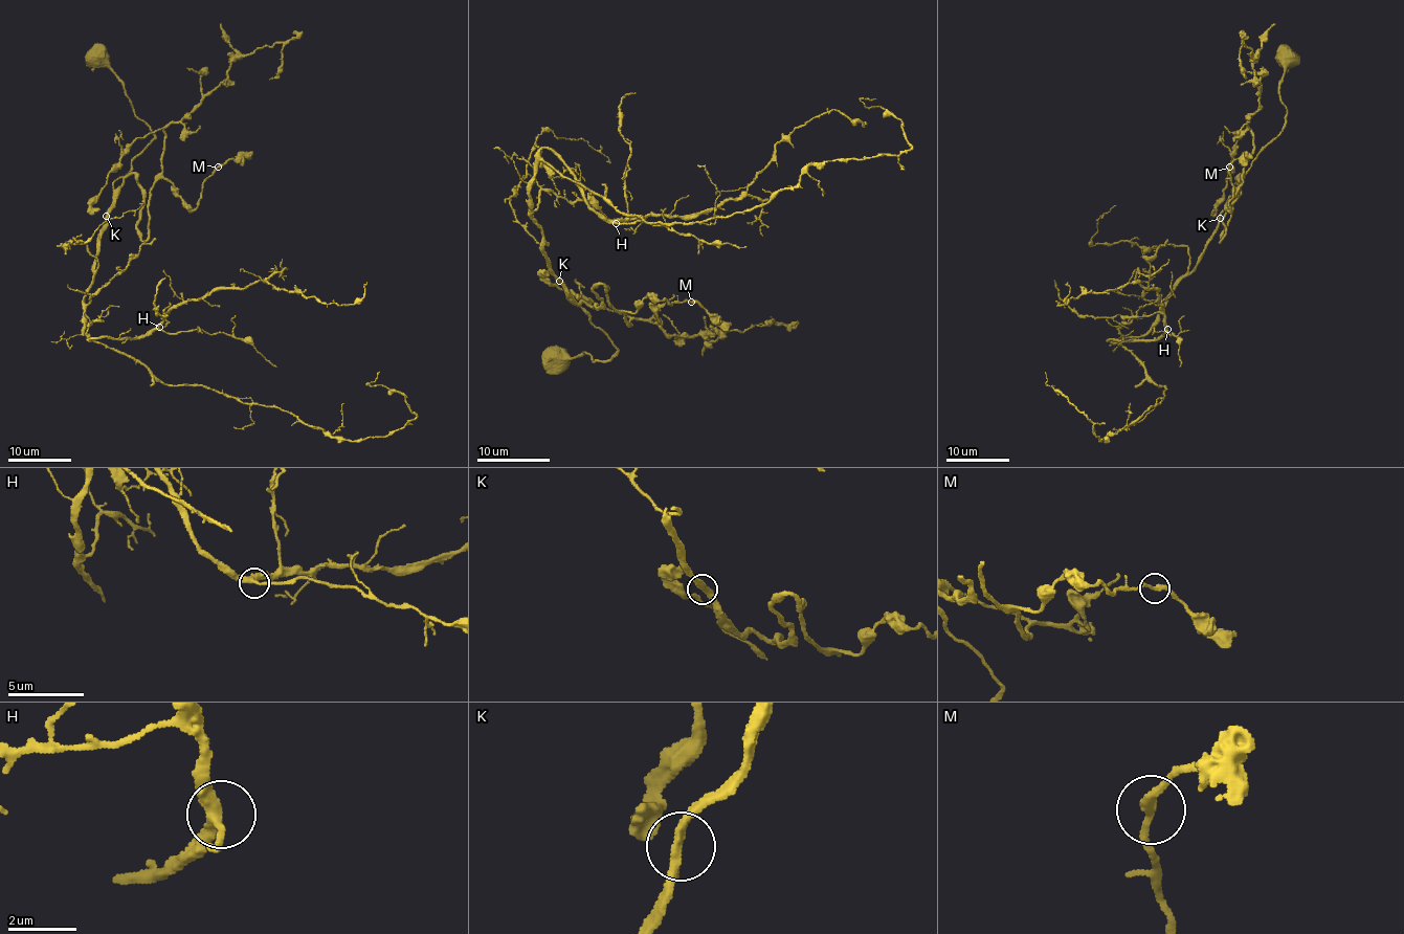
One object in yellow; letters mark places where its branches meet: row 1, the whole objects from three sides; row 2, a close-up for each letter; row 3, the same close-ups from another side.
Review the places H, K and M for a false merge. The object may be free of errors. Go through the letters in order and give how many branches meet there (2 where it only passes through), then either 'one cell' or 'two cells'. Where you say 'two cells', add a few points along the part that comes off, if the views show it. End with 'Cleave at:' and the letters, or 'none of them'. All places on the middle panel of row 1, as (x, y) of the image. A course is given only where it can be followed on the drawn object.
H: 3 | one cell
K: 2 | one cell
M: 2 | one cell
Cleave at: none of them

